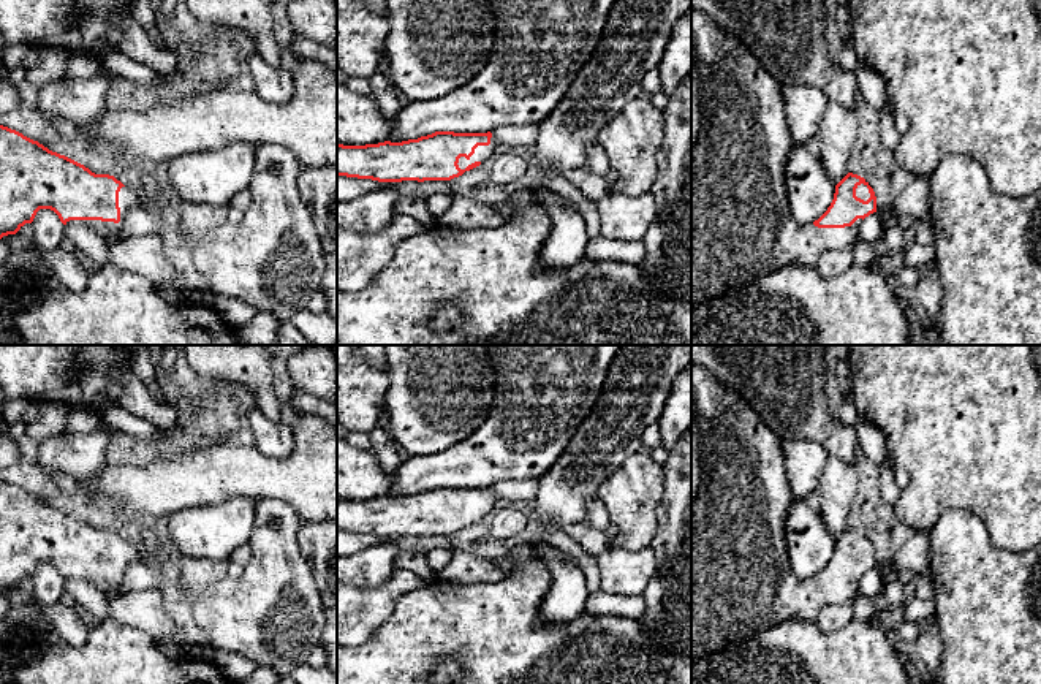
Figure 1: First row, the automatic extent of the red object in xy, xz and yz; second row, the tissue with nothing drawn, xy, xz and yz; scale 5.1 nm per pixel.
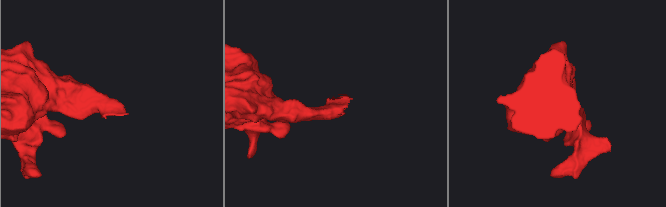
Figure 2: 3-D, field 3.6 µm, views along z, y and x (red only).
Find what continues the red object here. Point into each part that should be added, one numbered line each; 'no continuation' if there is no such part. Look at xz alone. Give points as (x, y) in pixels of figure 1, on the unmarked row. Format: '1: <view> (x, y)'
1: xz (481, 507)

